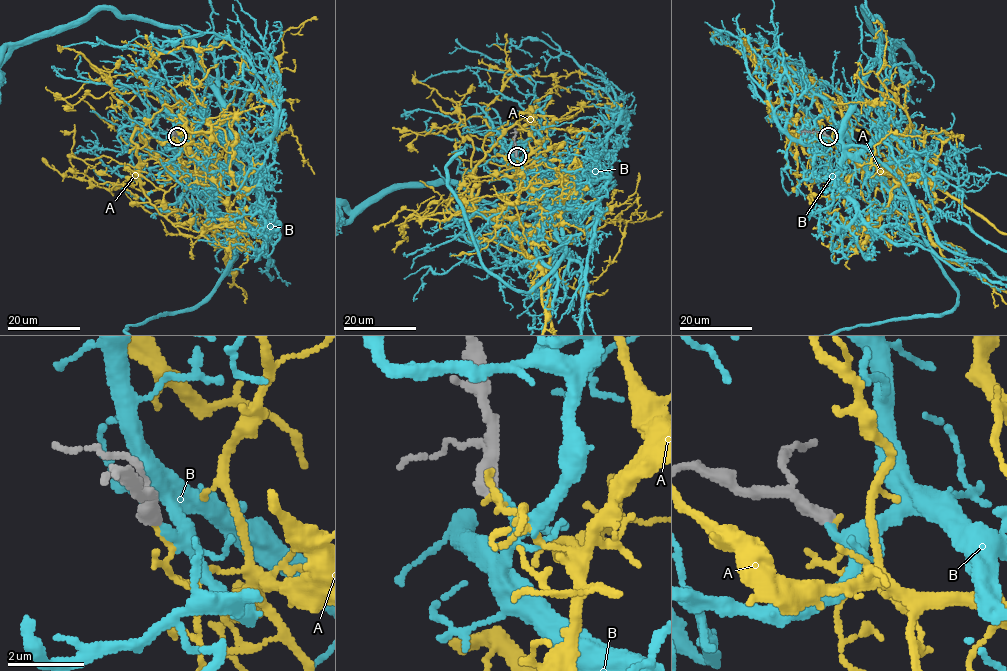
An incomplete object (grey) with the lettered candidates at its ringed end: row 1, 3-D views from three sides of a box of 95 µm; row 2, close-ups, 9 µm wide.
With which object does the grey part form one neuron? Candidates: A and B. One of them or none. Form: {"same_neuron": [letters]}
{"same_neuron": ["B"]}

